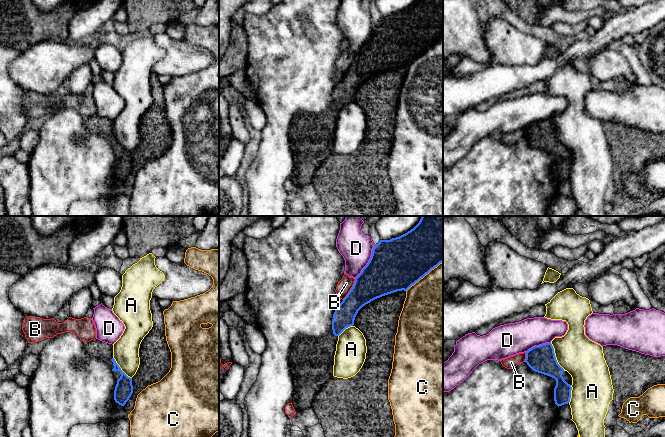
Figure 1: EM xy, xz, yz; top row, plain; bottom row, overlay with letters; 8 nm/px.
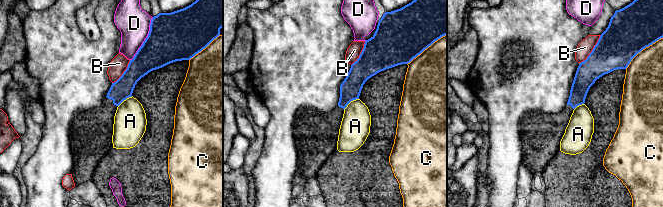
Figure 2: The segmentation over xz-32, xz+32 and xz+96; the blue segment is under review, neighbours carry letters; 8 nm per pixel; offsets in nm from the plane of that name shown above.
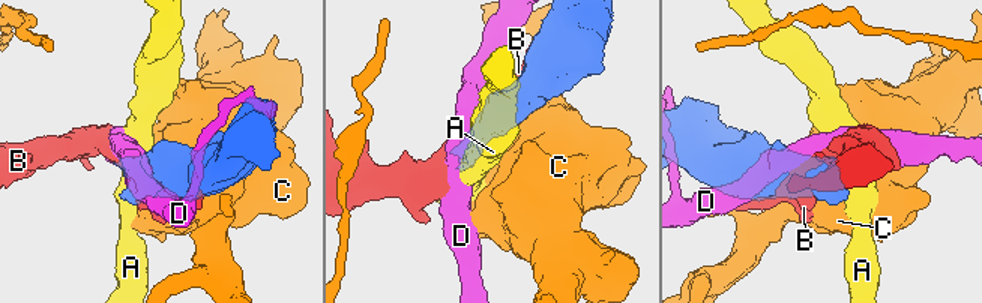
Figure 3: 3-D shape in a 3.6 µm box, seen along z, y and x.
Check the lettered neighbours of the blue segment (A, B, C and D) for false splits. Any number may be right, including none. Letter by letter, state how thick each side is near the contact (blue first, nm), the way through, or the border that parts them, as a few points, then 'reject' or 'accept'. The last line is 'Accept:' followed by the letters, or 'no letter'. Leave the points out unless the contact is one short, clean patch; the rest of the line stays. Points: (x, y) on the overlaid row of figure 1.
A: calibres 220 and 320 nm; border yz (550, 342), (555, 359), (564, 370); reject
B: calibres 300 and 110 nm; reject
C: calibres 420 and 480 nm; reject
D: calibres 420 and 260 nm; reject
Accept: no letter

